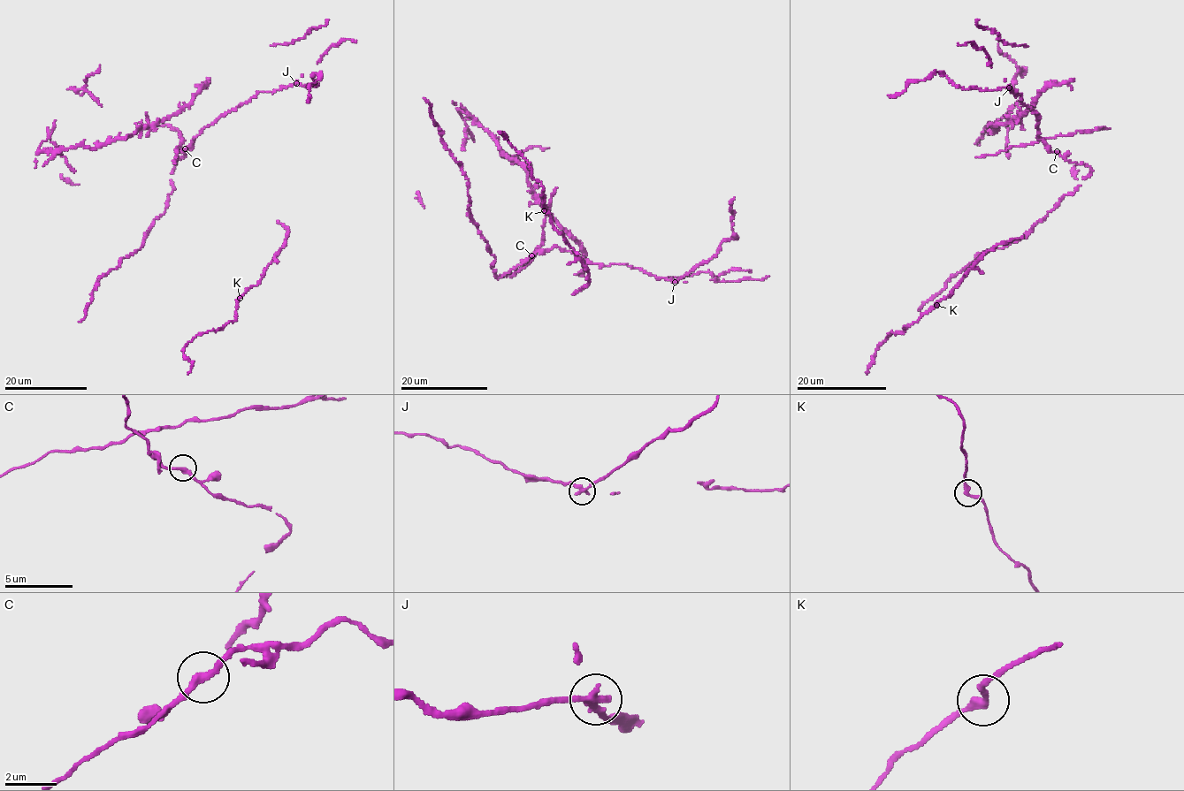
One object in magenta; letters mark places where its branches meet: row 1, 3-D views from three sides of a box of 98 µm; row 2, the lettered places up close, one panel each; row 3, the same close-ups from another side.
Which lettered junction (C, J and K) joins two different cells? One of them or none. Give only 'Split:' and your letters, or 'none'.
Split: J

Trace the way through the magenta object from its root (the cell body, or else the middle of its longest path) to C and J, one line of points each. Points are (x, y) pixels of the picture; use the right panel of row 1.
C: (1036, 224), (1091, 172), (1085, 164), (1069, 161), (1057, 151)
J: (1036, 224), (1079, 187), (1091, 169), (1049, 149), (1038, 137), (1037, 116), (1008, 87)

